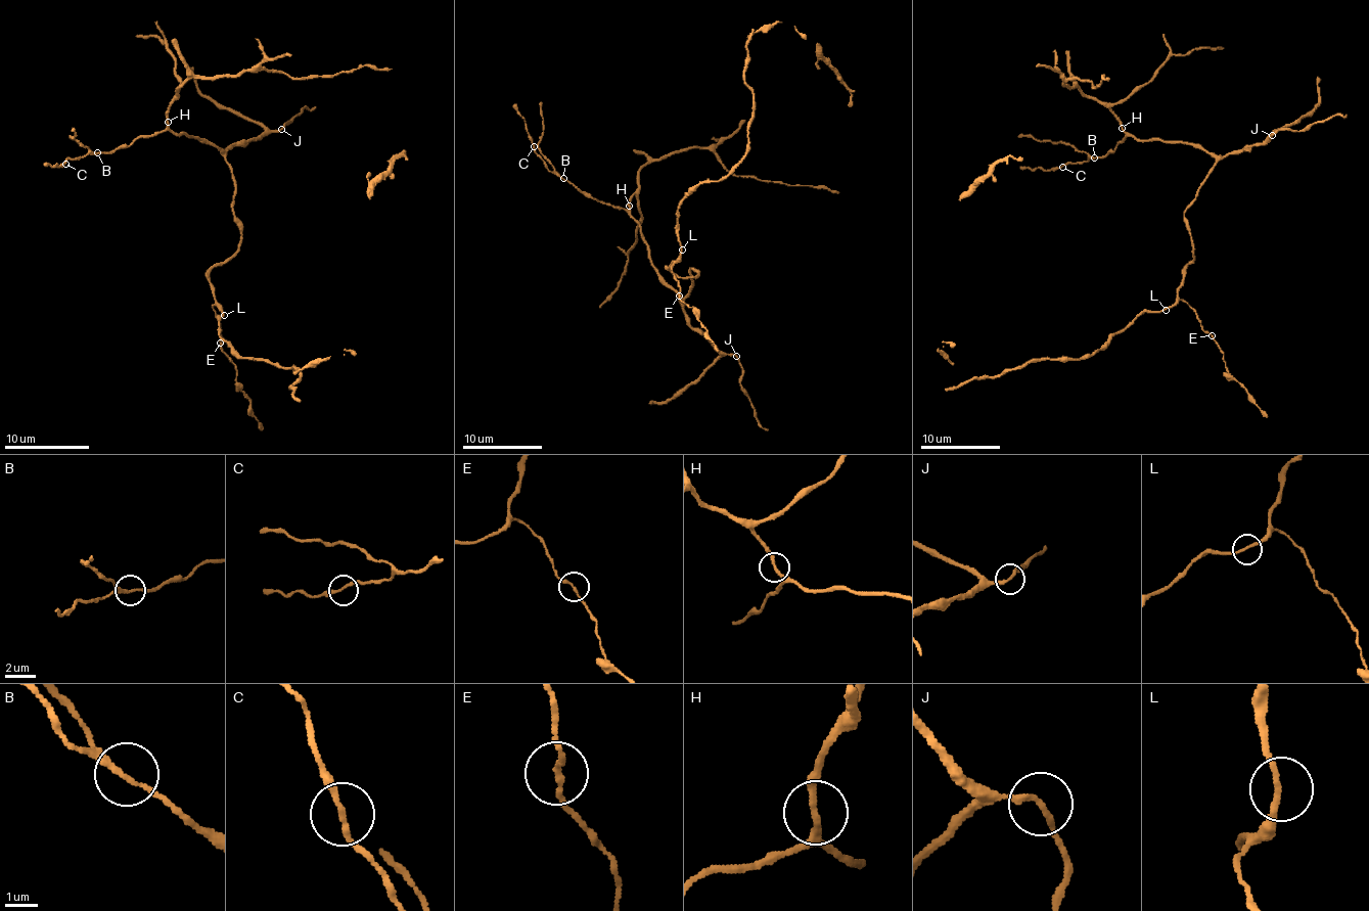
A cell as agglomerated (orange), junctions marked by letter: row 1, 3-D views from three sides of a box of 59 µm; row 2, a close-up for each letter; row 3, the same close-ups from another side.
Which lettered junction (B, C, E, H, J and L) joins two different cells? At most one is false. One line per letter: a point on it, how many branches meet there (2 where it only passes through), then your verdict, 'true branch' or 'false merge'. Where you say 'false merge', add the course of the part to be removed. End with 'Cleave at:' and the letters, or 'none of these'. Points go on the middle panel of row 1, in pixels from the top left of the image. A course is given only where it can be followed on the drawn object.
B: (563, 178) | 2 | true branch
C: (534, 146) | 2 | true branch
E: (679, 295) | 2 | true branch
H: (629, 206) | 2 | true branch
J: (736, 356) | 2 | true branch
L: (682, 249) | 2 | true branch
Cleave at: none of these

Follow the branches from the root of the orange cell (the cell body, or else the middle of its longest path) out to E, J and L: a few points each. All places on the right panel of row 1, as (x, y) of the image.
E: (1204, 149), (1215, 163), (1183, 215), (1193, 260), (1177, 295), (1211, 335)
J: (1204, 149), (1217, 155), (1240, 153), (1261, 145), (1272, 135)
L: (1204, 149), (1215, 163), (1195, 200), (1183, 215), (1191, 236), (1193, 260), (1185, 270), (1177, 300), (1166, 310)

